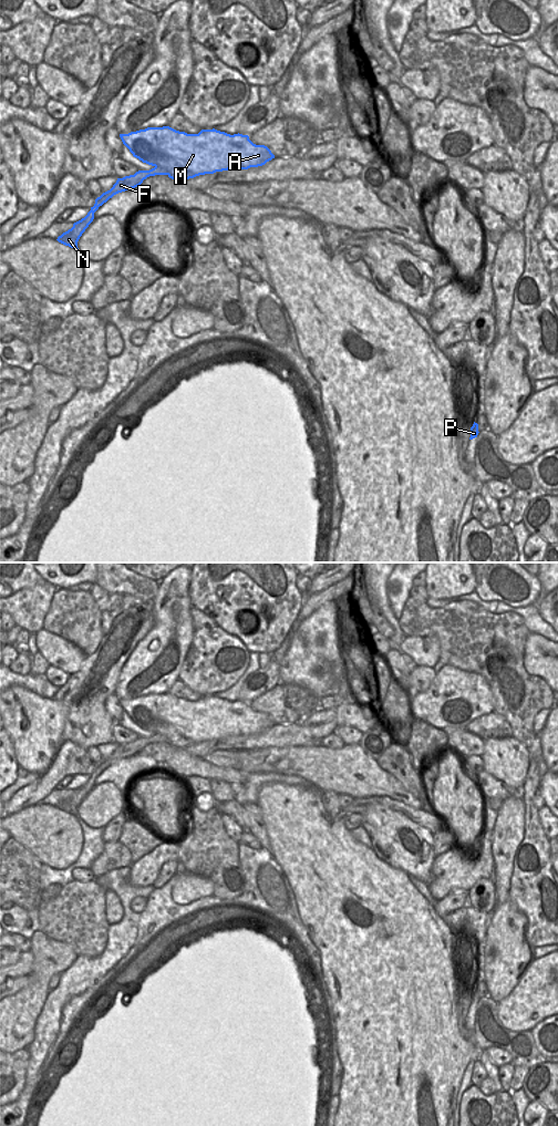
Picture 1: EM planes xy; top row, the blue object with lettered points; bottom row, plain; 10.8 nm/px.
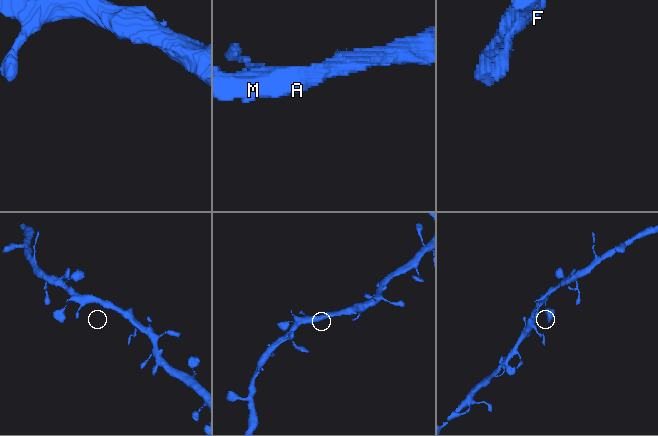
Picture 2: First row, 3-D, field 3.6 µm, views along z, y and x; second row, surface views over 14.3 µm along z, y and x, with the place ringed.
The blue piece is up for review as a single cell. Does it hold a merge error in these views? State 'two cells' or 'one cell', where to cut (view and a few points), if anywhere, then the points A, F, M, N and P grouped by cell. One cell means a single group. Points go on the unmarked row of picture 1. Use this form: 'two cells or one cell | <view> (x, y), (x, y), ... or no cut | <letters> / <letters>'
two cells | xy (155, 733), (162, 734), (167, 741) | A M P / F N

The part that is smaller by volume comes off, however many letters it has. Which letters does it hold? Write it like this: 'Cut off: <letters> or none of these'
Cut off: F, N.

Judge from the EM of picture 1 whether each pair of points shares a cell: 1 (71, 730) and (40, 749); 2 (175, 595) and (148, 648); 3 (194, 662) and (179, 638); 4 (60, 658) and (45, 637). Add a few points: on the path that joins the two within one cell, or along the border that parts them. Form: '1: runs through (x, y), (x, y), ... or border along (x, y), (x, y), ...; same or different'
1: border along (69, 710), (61, 742); different
2: runs through (172, 608), (172, 625), (162, 634); same
3: border along (195, 631), (177, 675); different
4: runs through (58, 652), (48, 642); same

